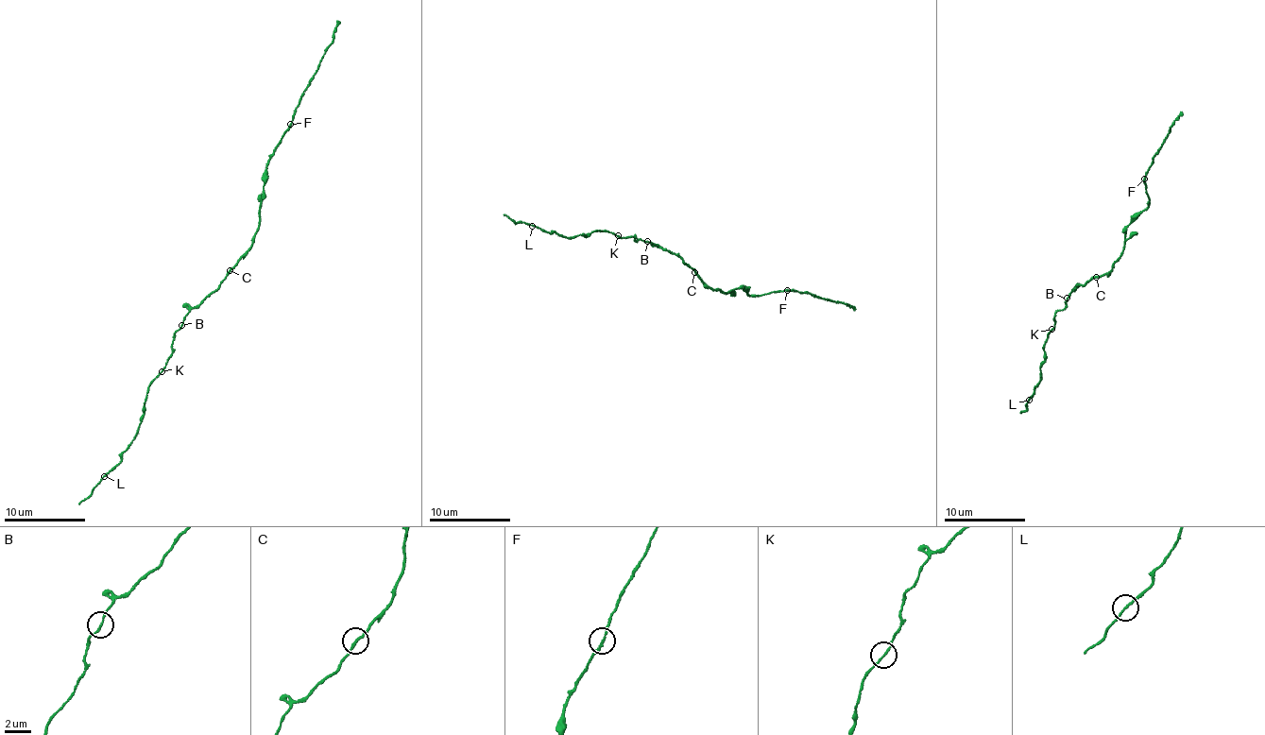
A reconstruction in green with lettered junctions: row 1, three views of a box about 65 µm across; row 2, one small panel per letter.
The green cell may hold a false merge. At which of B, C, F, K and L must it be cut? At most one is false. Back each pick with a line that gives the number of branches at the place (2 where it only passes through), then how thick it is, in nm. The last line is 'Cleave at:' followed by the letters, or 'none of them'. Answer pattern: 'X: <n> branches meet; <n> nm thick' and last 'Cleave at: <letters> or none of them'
Cleave at: none of them

